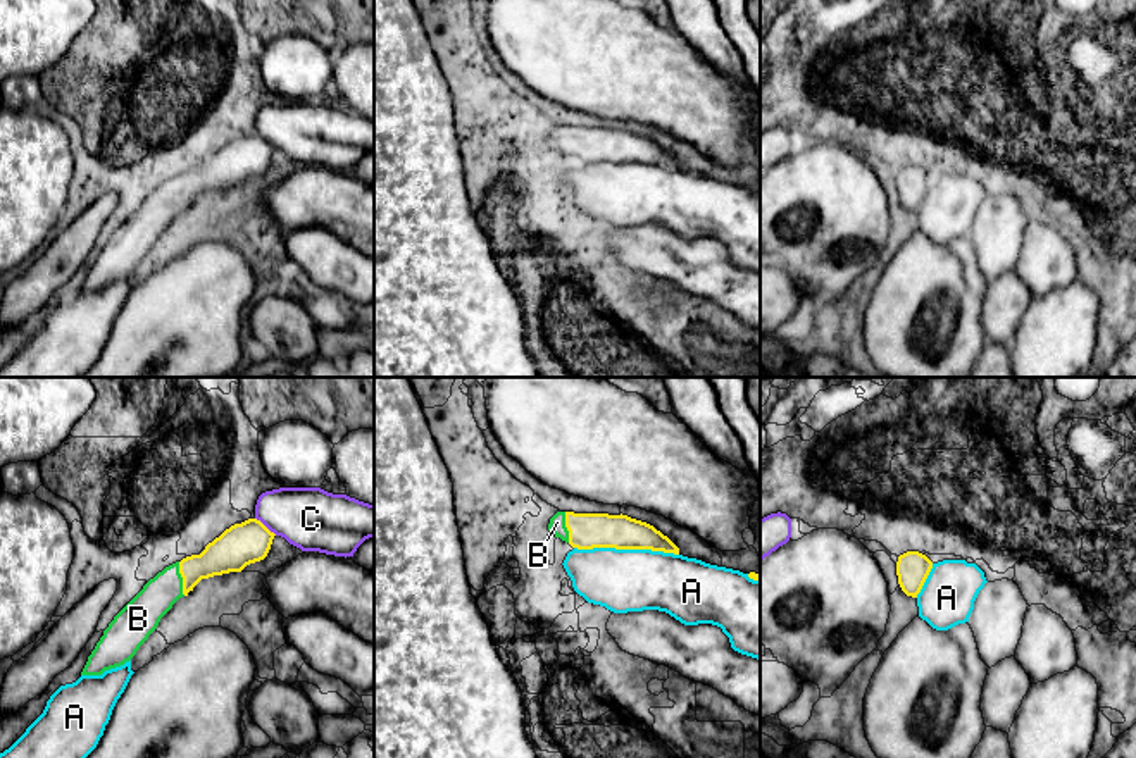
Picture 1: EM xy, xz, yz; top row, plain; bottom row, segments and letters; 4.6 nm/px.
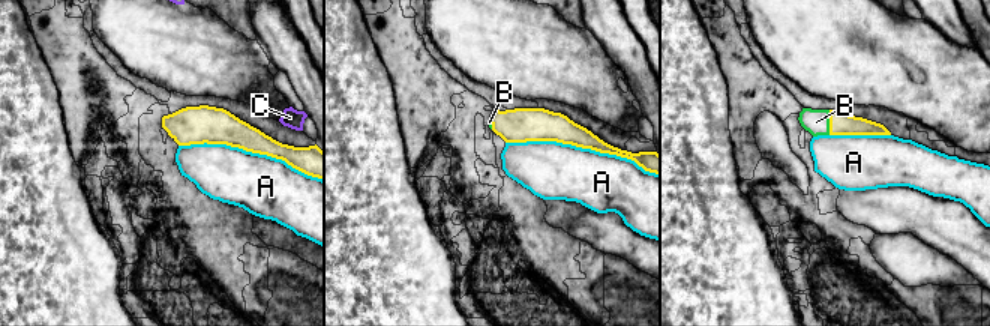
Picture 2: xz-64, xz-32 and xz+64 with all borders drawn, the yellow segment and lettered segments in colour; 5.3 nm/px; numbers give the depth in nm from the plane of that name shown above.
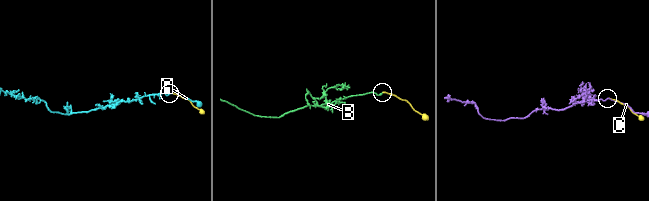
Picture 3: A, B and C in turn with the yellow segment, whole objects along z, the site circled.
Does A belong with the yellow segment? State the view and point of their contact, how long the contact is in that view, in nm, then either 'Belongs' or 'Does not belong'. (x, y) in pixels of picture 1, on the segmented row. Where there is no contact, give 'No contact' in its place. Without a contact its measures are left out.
Touches yellow at xz (626, 548). Shared border 480 nm. Does not belong

